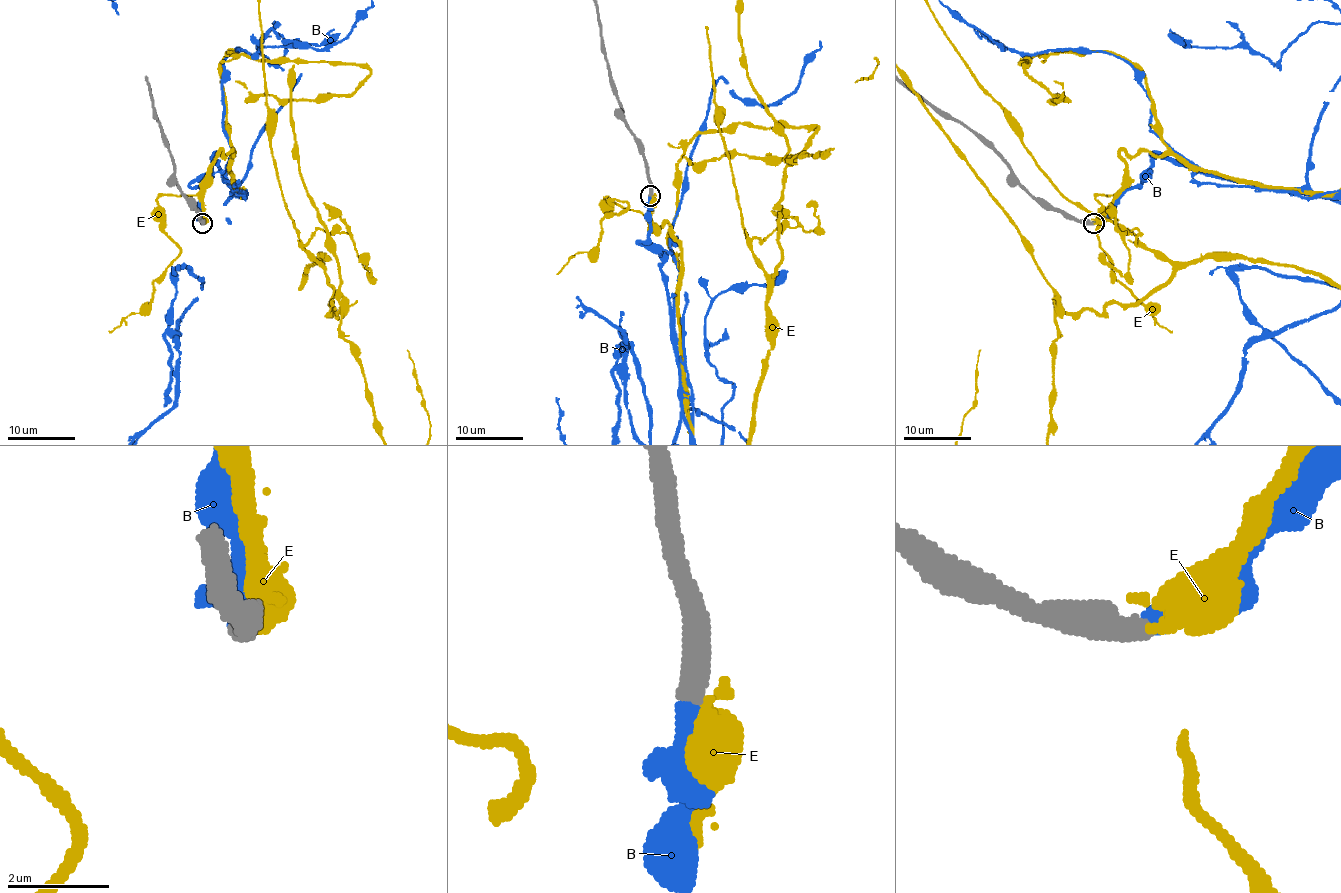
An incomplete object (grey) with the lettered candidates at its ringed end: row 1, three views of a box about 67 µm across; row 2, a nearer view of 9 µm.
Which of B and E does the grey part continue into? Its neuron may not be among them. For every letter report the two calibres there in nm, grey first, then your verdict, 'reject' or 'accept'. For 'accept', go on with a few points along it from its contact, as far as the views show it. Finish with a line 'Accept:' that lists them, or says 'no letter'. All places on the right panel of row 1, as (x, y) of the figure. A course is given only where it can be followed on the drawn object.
B: 550 nm thick on the grey side, 400 nm on the other; accept
E: 500 nm thick on the grey side, 320 nm on the other; reject
Accept: B

